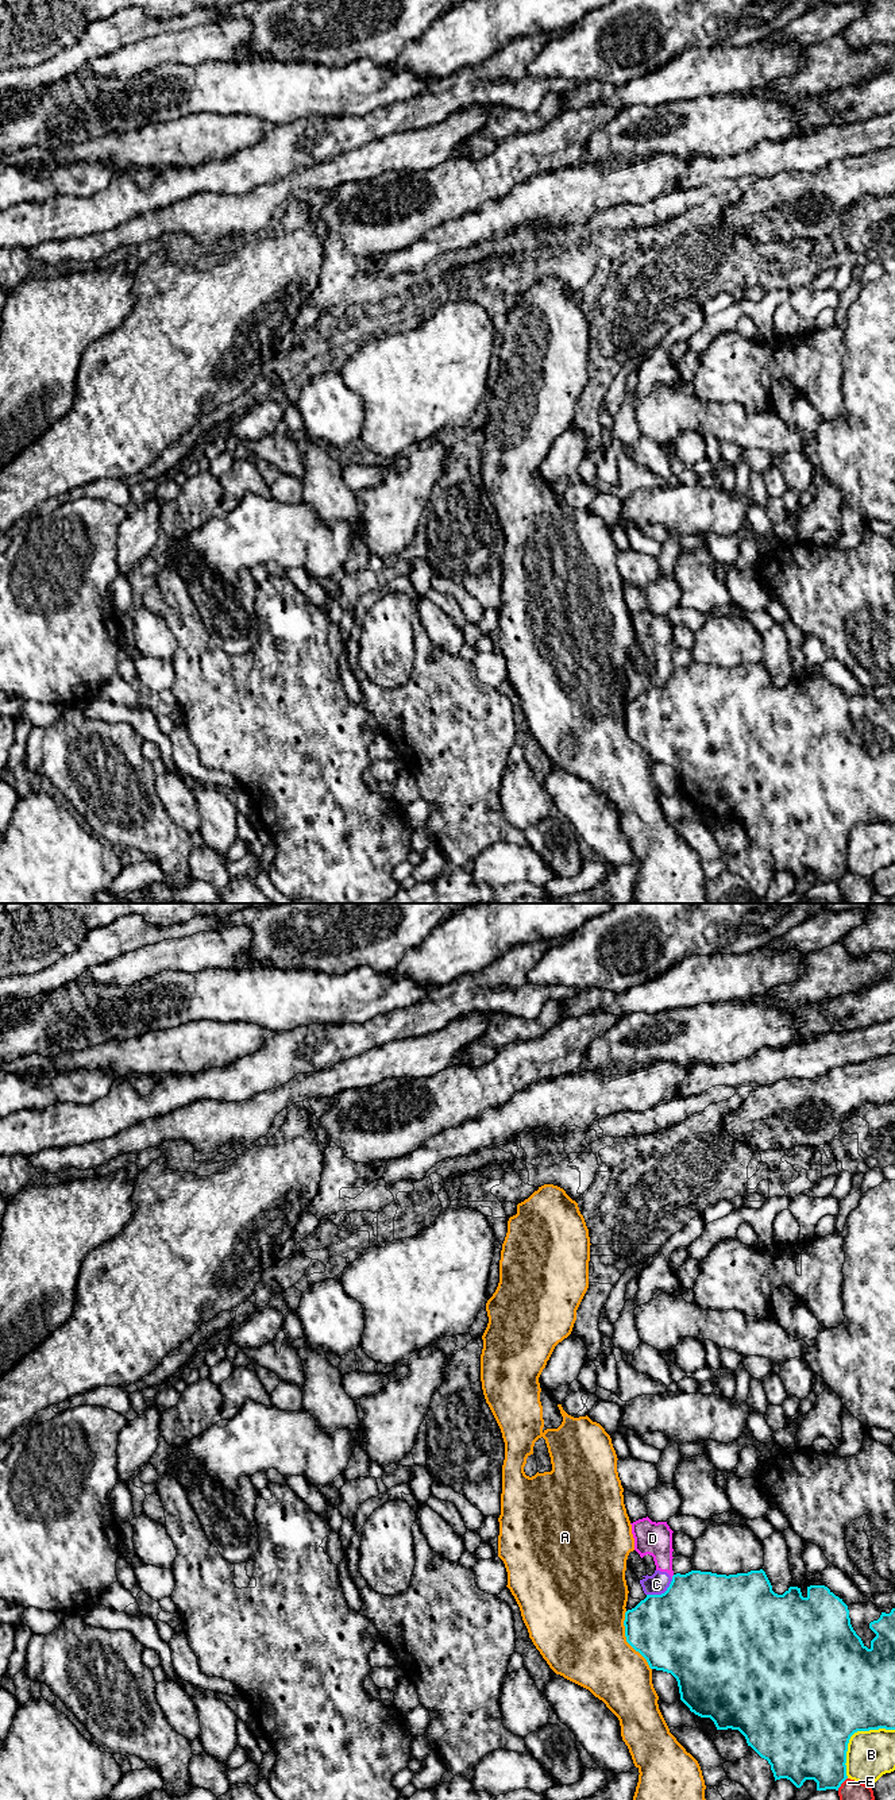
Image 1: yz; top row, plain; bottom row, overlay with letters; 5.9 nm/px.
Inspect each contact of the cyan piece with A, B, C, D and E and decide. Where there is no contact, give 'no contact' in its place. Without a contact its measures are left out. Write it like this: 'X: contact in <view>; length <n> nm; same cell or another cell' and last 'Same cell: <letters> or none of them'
A: contact in yz; length 380 nm; another cell
B: contact in yz; length 400 nm; another cell
C: contact in yz; length 190 nm; another cell
D: contact in yz; length 30 nm; another cell
E: contact in yz; length 100 nm; another cell
Same cell: none of them

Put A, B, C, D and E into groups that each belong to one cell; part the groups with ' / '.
A / B / C D / E

